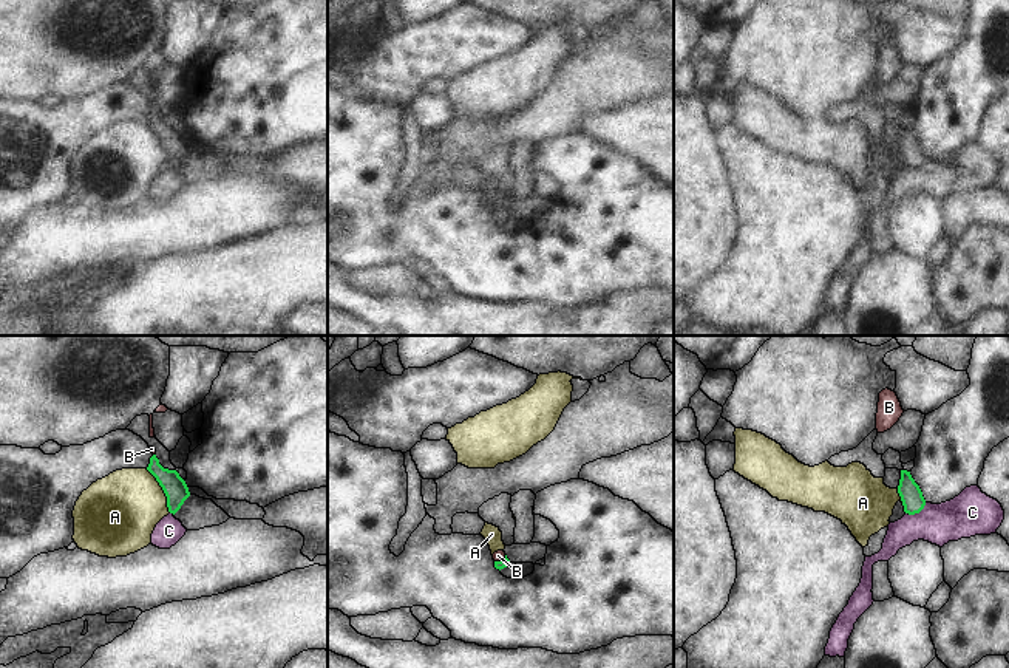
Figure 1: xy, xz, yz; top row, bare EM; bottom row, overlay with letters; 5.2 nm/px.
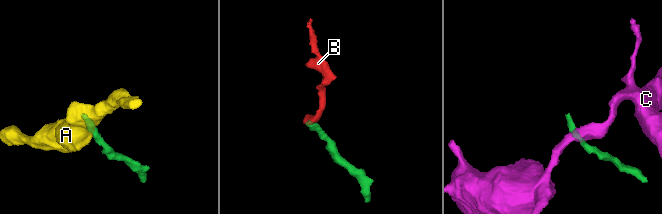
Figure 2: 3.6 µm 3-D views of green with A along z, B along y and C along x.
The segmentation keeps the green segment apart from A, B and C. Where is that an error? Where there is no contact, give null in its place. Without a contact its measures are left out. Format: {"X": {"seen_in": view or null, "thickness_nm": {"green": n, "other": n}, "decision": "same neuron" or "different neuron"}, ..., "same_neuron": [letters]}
{"A": {"seen_in": "xy", "thickness_nm": {"green": 120, "other": 400}, "decision": "different neuron"}, "B": {"seen_in": "xz", "thickness_nm": {"green": 50, "other": 50}, "decision": "same neuron"}, "C": {"seen_in": "yz", "thickness_nm": {"green": 120, "other": 220}, "decision": "different neuron"}, "same_neuron": ["B"]}

